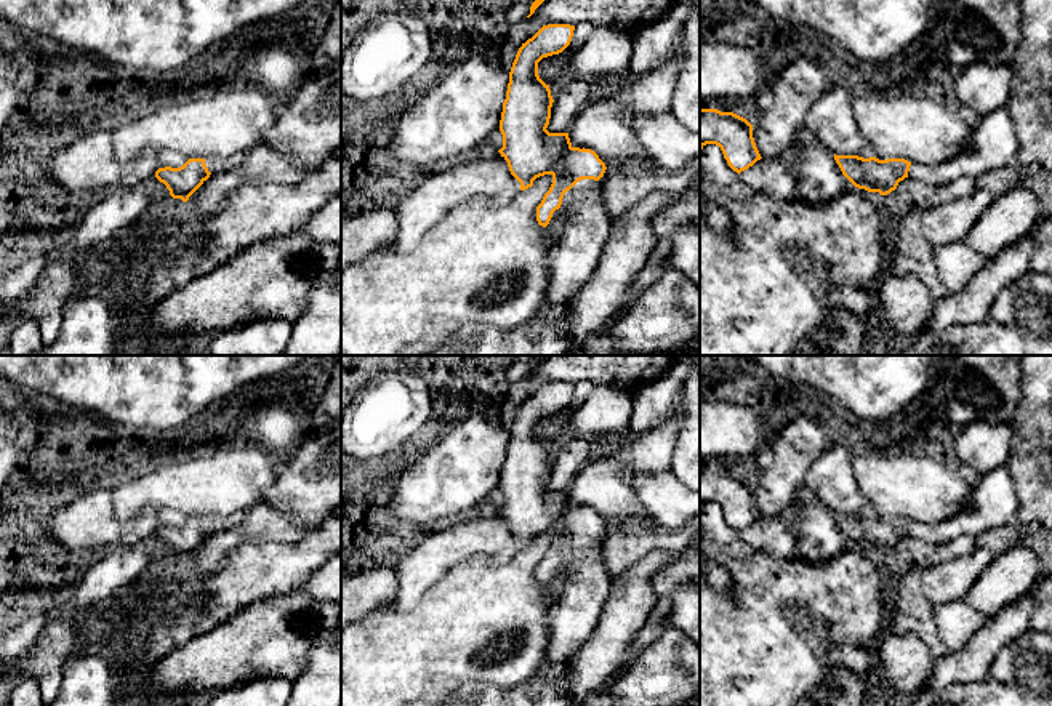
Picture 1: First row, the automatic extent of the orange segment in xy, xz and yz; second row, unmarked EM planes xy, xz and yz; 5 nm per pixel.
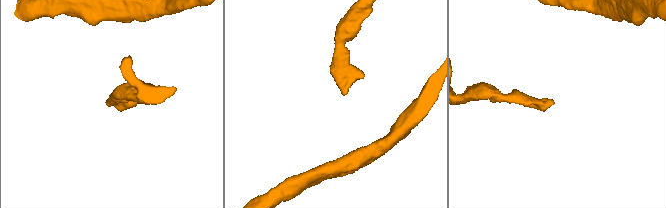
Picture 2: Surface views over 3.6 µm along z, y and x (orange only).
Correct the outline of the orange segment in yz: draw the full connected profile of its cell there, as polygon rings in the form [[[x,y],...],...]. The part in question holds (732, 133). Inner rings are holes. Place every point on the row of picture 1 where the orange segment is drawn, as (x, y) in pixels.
[[[700,109],[700,152],[706,144],[719,146],[729,166],[738,174],[762,158],[753,125],[733,112]]]

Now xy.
[[[237,152],[229,158],[189,158],[179,168],[159,168],[155,178],[167,186],[173,199],[187,202],[189,197],[216,173],[229,171],[239,166],[245,158],[243,152]]]

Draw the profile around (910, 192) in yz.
[[[908,176],[898,183],[895,191],[887,194],[887,210],[898,215],[909,207],[919,207],[921,210],[937,208],[977,189],[977,179],[969,176],[945,184],[929,184]]]

